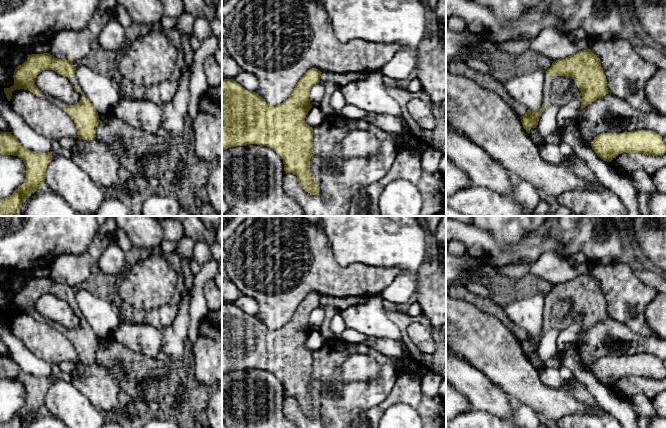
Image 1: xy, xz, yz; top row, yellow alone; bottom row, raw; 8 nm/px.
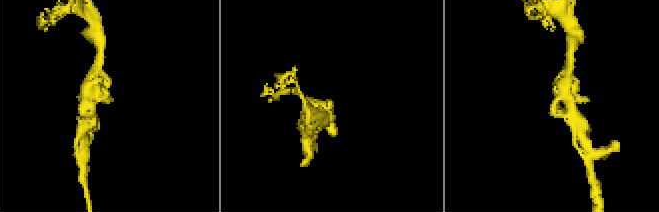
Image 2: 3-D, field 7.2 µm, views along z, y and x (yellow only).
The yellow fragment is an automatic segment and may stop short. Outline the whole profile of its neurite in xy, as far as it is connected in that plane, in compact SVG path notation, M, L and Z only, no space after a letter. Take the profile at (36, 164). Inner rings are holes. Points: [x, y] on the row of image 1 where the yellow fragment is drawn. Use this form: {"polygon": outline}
{"polygon": "M0 131L0 156L2 155L18 156L26 166L24 183L10 197L0 199L0 216L19 216L22 203L42 188L47 165L52 160L52 152L36 153L28 150L11 132Z"}

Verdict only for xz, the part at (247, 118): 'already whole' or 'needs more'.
already whole

